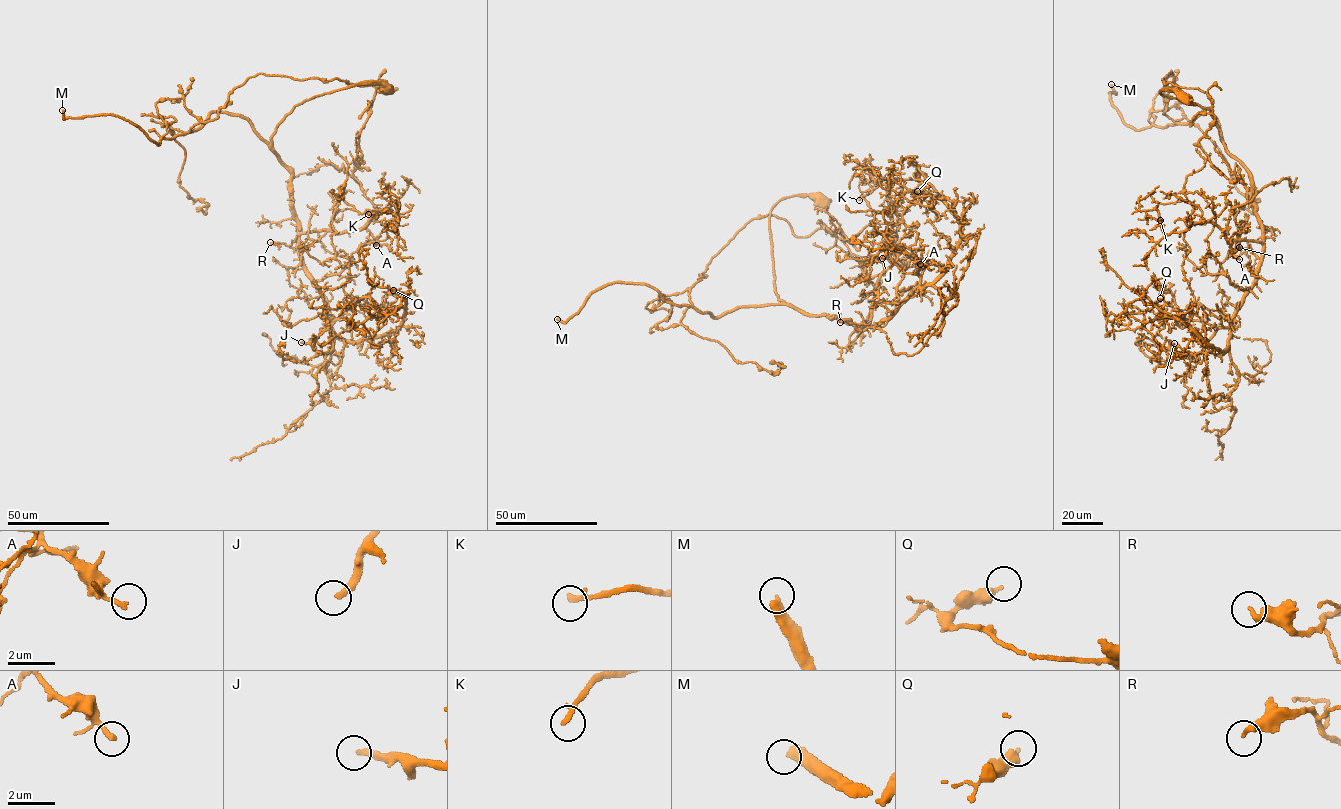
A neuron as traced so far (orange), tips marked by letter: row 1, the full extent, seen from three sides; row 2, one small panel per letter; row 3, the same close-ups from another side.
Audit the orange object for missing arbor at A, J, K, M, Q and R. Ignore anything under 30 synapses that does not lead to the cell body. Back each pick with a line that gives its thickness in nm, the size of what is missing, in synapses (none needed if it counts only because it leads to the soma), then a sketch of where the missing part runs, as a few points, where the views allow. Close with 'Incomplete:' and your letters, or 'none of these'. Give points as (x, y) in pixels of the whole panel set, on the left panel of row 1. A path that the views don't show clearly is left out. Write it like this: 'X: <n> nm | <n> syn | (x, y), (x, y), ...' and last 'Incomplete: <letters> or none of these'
J: 280 nm | 70 syn | (301, 342), (259, 334), (260, 347), (256, 355), (259, 355)
K: 220 nm | 30 syn | (368, 214), (359, 219), (352, 216), (350, 229), (353, 236)
M: 420 nm | 800 syn
Incomplete: J, K, M

